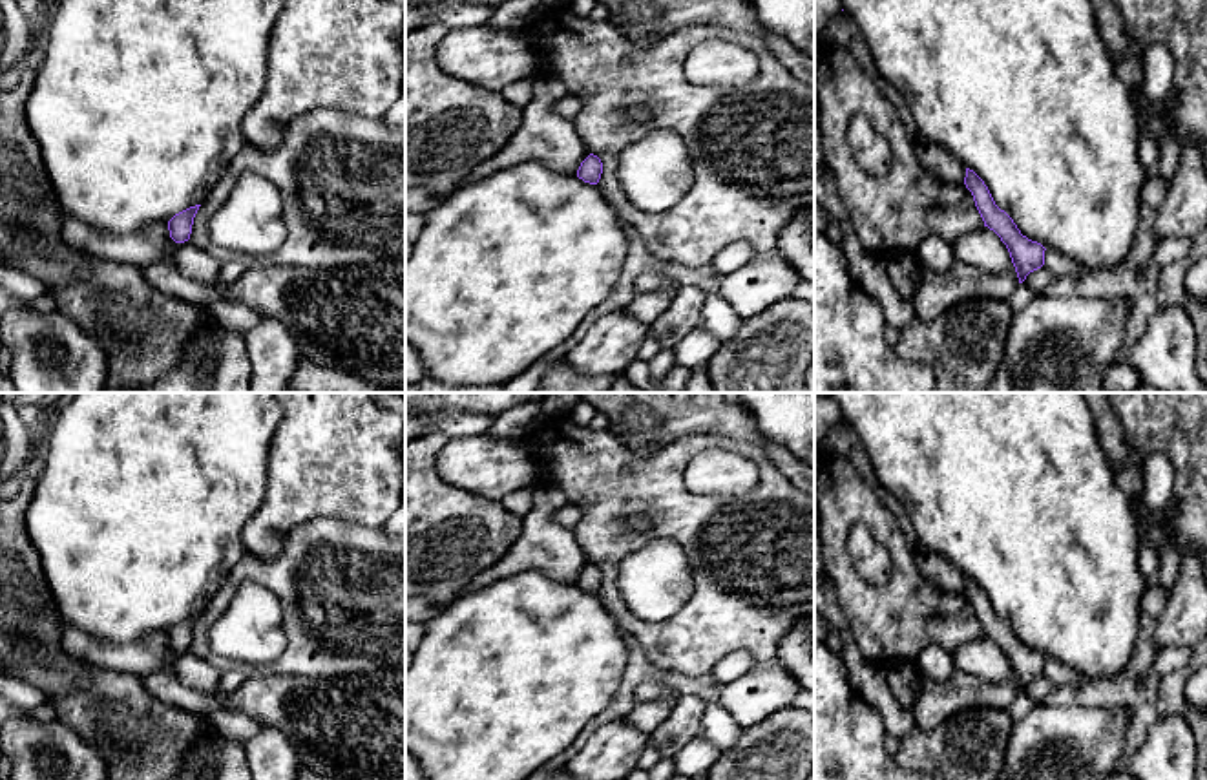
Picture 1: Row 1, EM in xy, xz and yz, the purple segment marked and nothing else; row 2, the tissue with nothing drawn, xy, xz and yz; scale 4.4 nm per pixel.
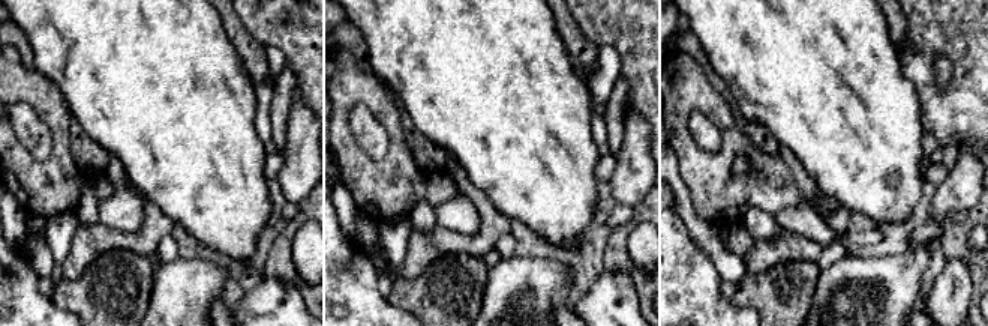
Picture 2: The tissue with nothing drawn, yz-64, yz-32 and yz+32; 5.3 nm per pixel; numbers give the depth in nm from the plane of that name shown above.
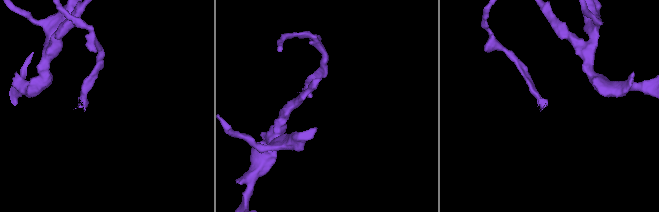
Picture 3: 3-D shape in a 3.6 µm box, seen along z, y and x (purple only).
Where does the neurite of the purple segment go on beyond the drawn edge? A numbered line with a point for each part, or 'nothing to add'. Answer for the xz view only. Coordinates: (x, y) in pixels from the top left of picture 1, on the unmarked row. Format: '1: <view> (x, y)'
nothing to add

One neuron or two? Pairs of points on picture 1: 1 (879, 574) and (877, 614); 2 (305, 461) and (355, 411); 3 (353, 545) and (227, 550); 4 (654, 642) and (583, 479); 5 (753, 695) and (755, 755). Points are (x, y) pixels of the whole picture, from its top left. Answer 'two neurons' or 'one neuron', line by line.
1: two neurons
2: one neuron
3: two neurons
4: one neuron
5: two neurons

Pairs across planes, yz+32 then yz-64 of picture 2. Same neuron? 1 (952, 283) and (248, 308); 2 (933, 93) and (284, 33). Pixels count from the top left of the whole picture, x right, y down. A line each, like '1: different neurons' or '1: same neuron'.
1: same neuron
2: same neuron

